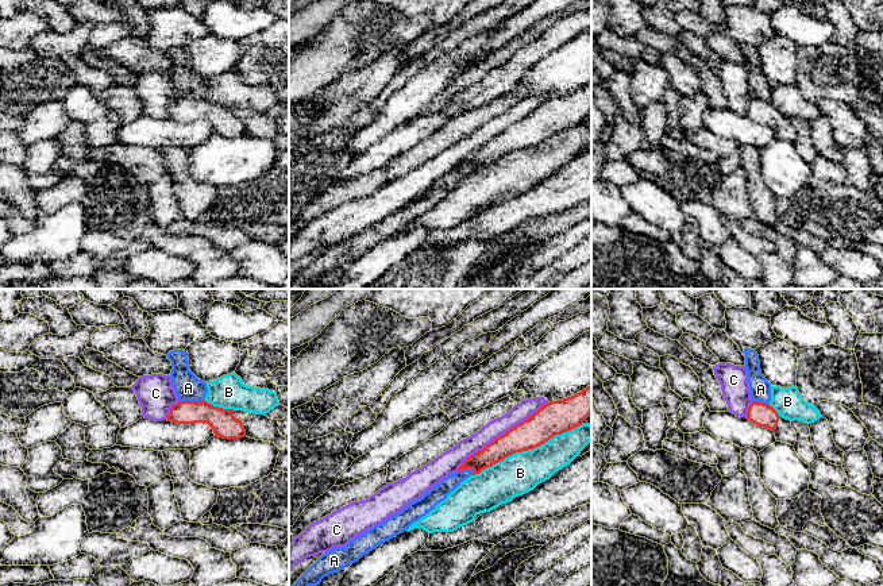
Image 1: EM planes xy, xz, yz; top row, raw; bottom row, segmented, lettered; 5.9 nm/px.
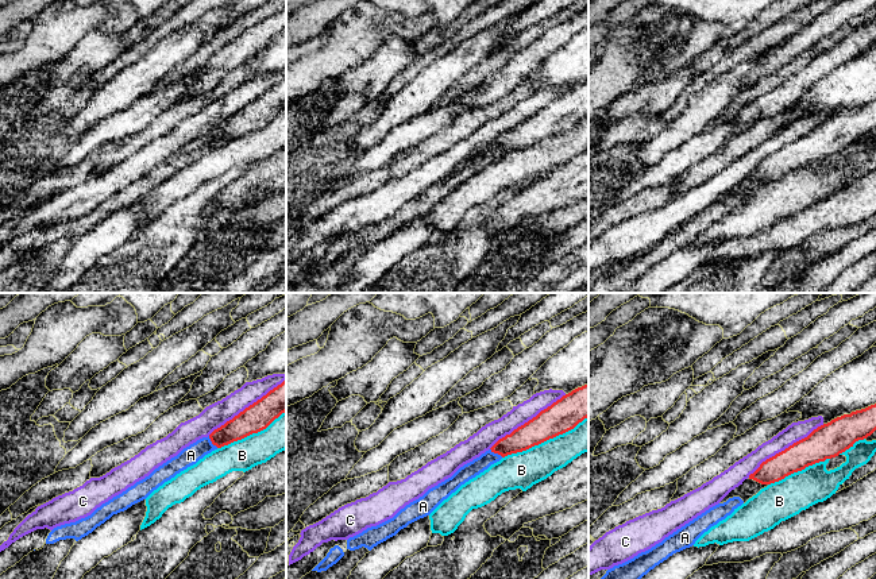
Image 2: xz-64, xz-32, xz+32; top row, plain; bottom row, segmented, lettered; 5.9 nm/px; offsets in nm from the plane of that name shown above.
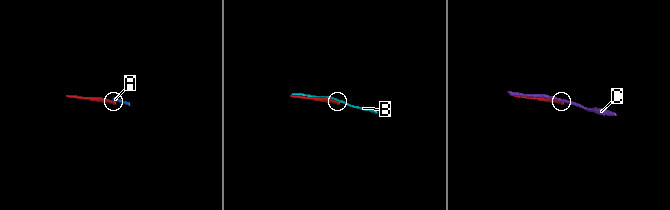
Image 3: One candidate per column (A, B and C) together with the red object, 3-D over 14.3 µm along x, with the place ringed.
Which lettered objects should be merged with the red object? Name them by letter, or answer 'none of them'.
none of them

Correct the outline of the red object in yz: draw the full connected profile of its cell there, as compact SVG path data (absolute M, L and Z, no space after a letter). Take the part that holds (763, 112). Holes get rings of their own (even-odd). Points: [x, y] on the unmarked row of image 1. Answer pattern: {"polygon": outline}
{"polygon": "M752 99L747 116L759 124L771 127L775 131L776 139L791 143L797 139L797 131L791 124L791 119L780 115L770 101Z"}

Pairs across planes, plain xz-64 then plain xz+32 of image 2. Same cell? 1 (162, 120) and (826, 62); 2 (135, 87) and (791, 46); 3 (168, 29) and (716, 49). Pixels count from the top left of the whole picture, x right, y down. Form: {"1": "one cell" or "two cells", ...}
{"1": "two cells", "2": "two cells", "3": "two cells"}

